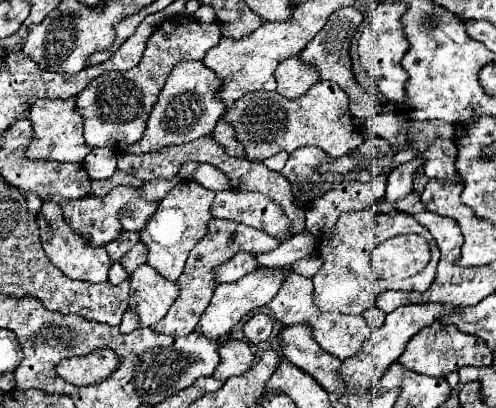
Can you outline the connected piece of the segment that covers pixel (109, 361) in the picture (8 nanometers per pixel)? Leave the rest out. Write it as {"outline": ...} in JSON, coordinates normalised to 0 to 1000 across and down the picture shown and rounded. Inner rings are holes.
{"outline":[[[194,855],[165,875],[137,875],[113,895],[113,914],[145,944],[198,944],[242,895],[230,855]]]}

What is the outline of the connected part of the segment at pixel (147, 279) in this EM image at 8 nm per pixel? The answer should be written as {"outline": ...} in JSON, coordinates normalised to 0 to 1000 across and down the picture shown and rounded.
{"outline":[[[282,650],[262,689],[262,757],[278,767],[282,801],[319,792],[359,728],[359,699],[319,674],[302,650]]]}

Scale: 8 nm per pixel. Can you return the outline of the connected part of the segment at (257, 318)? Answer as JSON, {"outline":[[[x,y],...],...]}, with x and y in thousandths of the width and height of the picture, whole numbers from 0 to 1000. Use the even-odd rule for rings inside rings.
{"outline":[[[516,767],[516,772],[508,772],[508,782],[500,782],[492,792],[492,821],[504,841],[528,841],[544,826],[548,801],[552,797],[548,797],[548,782],[540,772]]]}

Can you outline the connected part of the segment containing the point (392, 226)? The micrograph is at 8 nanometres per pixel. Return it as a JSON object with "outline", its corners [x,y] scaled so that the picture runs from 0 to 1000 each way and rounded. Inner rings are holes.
{"outline":[[[742,507],[730,517],[690,522],[677,551],[649,576],[641,620],[649,635],[645,664],[633,674],[633,748],[645,762],[673,762],[673,767],[706,767],[730,772],[738,757],[754,752],[762,718],[786,708],[782,691],[764,681],[746,654],[746,630],[754,605],[766,596],[815,576],[815,571],[843,571],[855,586],[867,586],[859,556],[851,556],[831,527],[802,522],[802,527],[774,527],[758,507]]]}

